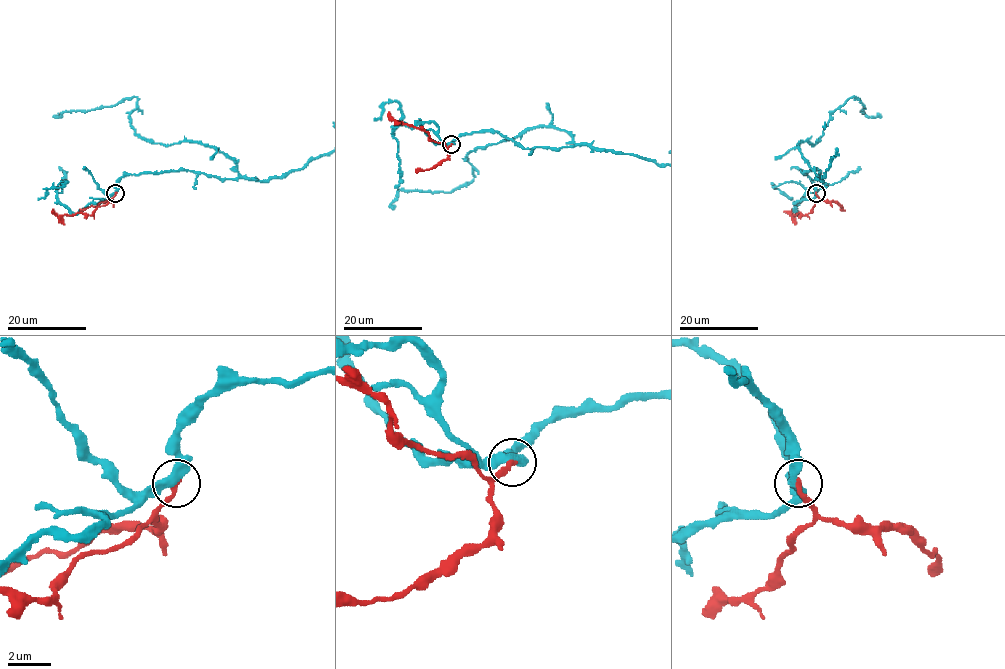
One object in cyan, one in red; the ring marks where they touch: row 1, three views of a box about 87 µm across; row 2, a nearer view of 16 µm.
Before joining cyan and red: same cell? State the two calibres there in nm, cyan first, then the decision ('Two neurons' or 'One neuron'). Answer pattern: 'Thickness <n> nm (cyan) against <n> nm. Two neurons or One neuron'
Thickness 360 nm (cyan) against 280 nm. Two neurons

